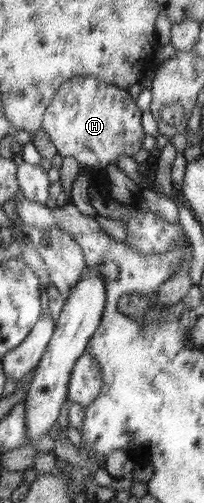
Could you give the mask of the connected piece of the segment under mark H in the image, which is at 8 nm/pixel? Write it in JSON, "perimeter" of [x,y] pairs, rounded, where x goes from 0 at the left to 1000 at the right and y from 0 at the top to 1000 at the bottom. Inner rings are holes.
{"perimeter":[[[368,153],[319,161],[265,191],[240,215],[216,223],[211,256],[245,268],[284,306],[304,312],[368,312],[392,330],[436,336],[441,352],[456,344],[505,342],[539,324],[574,322],[593,308],[652,310],[701,288],[701,256],[691,256],[691,221],[662,209],[662,197],[564,169],[525,169],[466,153]]]}

